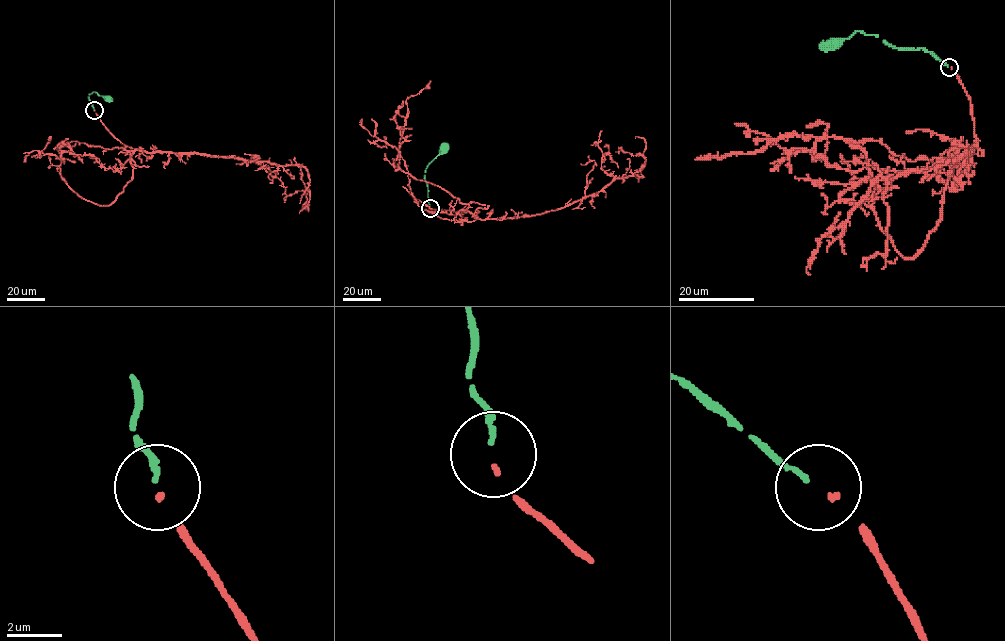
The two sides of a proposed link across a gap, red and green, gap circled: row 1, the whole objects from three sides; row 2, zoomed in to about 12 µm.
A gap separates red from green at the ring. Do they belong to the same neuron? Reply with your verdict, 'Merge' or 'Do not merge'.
Merge

